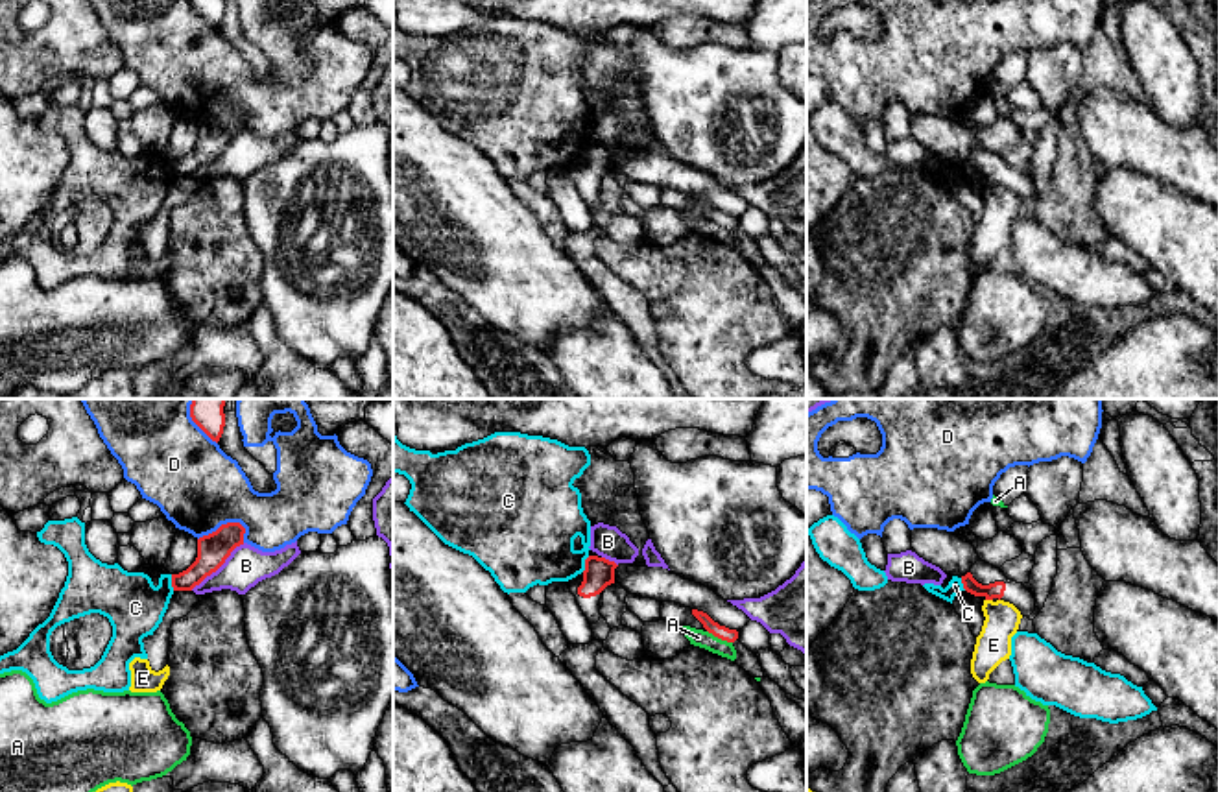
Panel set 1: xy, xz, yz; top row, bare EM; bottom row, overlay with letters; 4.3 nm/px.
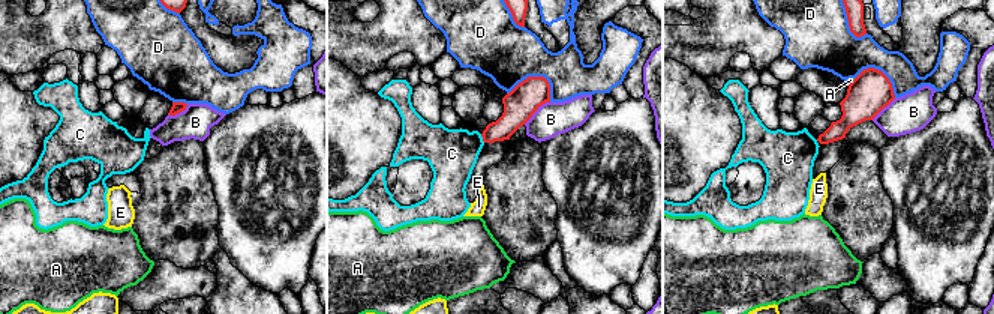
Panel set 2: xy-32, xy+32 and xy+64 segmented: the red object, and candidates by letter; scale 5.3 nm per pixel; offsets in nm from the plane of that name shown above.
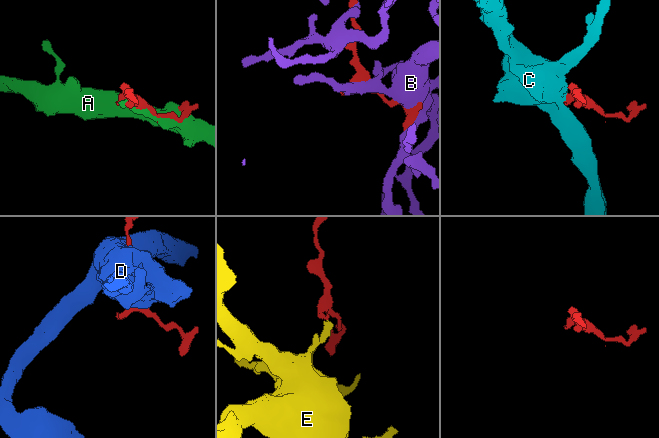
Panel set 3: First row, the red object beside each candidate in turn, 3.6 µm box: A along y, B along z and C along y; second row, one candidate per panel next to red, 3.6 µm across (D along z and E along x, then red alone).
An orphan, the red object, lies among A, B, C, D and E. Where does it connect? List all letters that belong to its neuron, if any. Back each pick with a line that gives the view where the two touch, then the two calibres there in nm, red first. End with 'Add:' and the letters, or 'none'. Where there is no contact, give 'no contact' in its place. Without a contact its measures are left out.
Add: none

